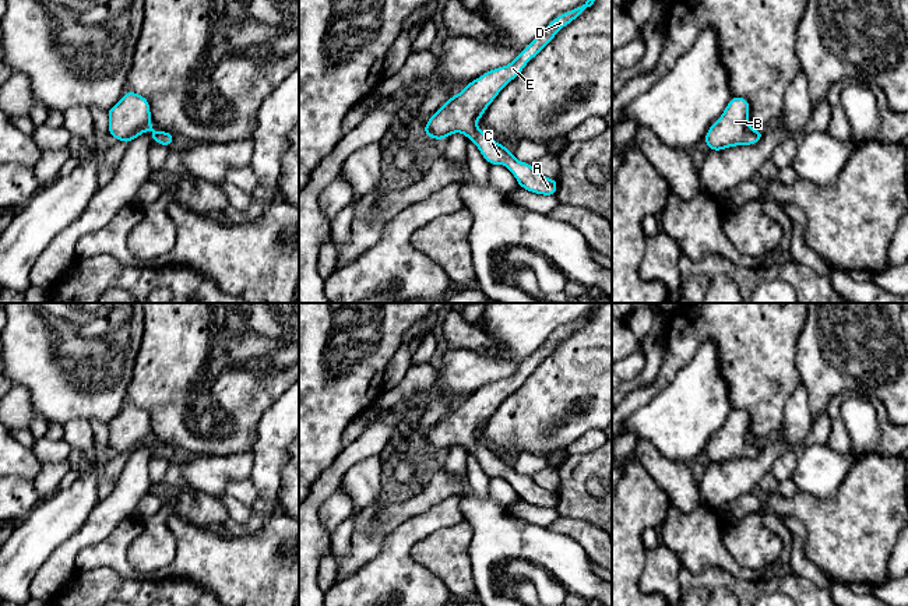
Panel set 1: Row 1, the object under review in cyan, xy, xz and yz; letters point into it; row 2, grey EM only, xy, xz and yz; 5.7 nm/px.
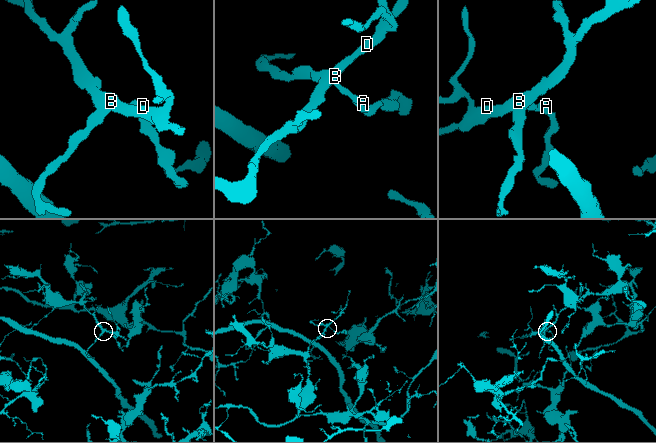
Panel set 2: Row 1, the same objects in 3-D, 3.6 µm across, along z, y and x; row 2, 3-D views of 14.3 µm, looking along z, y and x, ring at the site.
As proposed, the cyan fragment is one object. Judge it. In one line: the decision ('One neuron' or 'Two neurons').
One neuron

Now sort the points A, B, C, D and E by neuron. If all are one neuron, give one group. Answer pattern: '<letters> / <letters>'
A B C D E

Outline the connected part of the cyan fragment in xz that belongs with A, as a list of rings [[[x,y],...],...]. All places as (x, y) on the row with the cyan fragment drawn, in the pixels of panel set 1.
[[[587,0],[580,7],[557,15],[510,64],[486,71],[467,84],[458,95],[450,96],[430,116],[422,131],[432,140],[446,140],[453,133],[462,133],[492,166],[507,166],[520,187],[542,195],[556,195],[557,180],[541,175],[527,162],[520,162],[506,145],[493,141],[479,130],[476,123],[500,91],[525,68],[527,61],[534,59],[563,27],[578,18],[594,1]]]

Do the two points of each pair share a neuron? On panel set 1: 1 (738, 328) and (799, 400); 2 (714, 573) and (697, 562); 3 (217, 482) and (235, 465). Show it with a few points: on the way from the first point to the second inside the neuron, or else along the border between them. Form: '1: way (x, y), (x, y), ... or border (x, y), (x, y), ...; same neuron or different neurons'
1: border (801, 384), (787, 401), (785, 420), (782, 423); different neurons
2: border (682, 566), (692, 573), (722, 567), (738, 578); different neurons
3: way (220, 478), (231, 468); same neuron

